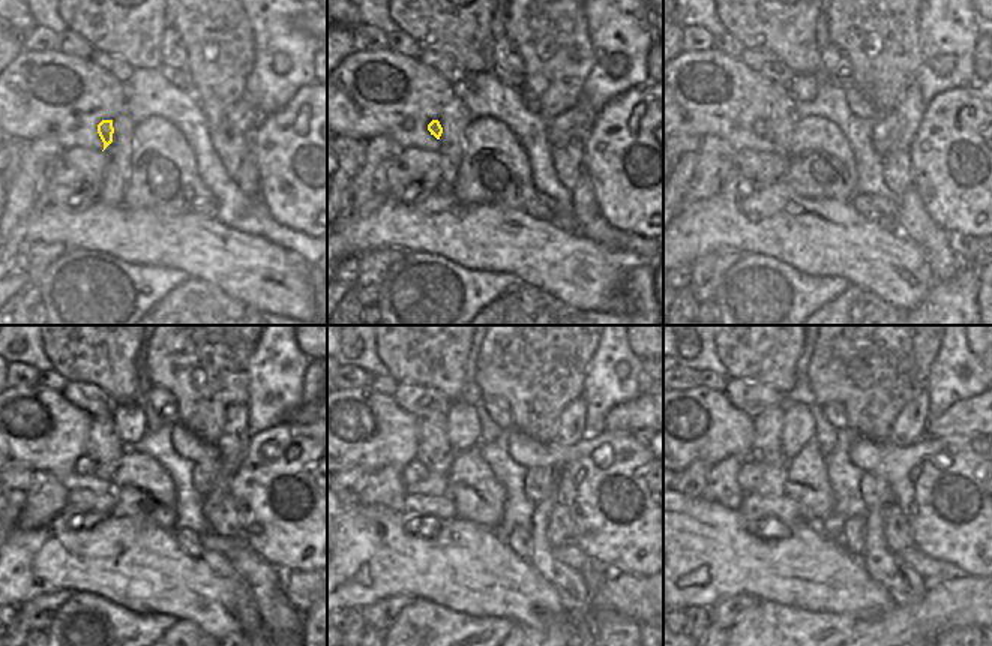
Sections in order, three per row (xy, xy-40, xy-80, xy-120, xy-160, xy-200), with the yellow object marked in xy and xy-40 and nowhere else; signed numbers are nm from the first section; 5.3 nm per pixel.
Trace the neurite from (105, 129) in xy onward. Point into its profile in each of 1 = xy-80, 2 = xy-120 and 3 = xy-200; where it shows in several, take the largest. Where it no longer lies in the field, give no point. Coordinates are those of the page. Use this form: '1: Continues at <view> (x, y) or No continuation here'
1: Continues at xy-80 (760, 128)
2: Continues at xy-120 (84, 466)
3: Continues at xy-200 (749, 475)

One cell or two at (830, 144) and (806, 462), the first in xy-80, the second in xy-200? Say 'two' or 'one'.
one

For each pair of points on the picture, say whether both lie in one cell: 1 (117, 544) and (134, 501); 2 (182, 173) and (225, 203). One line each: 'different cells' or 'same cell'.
1: different cells
2: different cells

